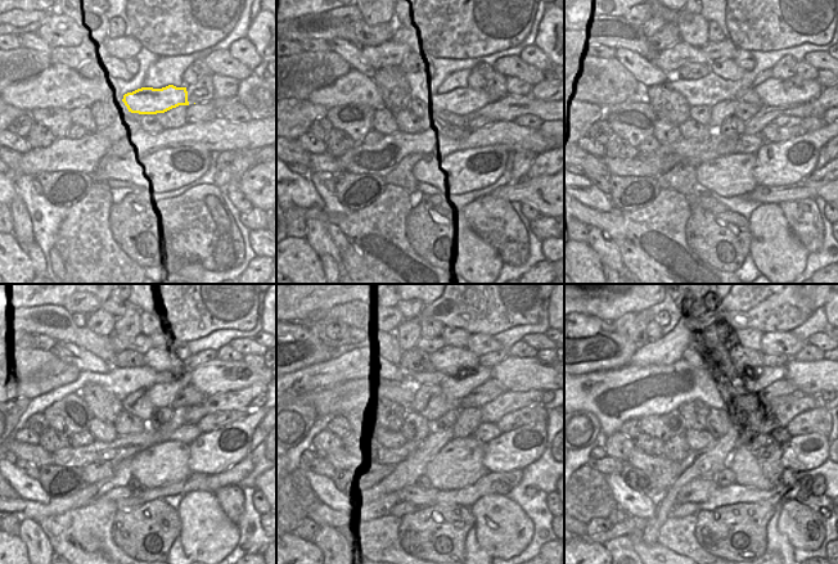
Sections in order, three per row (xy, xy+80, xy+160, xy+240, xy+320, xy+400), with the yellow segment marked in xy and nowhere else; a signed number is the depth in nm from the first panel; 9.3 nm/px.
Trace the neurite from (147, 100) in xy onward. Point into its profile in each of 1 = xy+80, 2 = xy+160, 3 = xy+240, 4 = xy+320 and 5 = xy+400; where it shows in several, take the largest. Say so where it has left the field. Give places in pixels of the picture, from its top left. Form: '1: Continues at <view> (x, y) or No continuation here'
1: Continues at xy+80 (465, 100)
2: Continues at xy+160 (771, 93)
3: Continues at xy+240 (215, 377)
4: Continues at xy+320 (517, 374)
5: Continues at xy+400 (811, 378).

